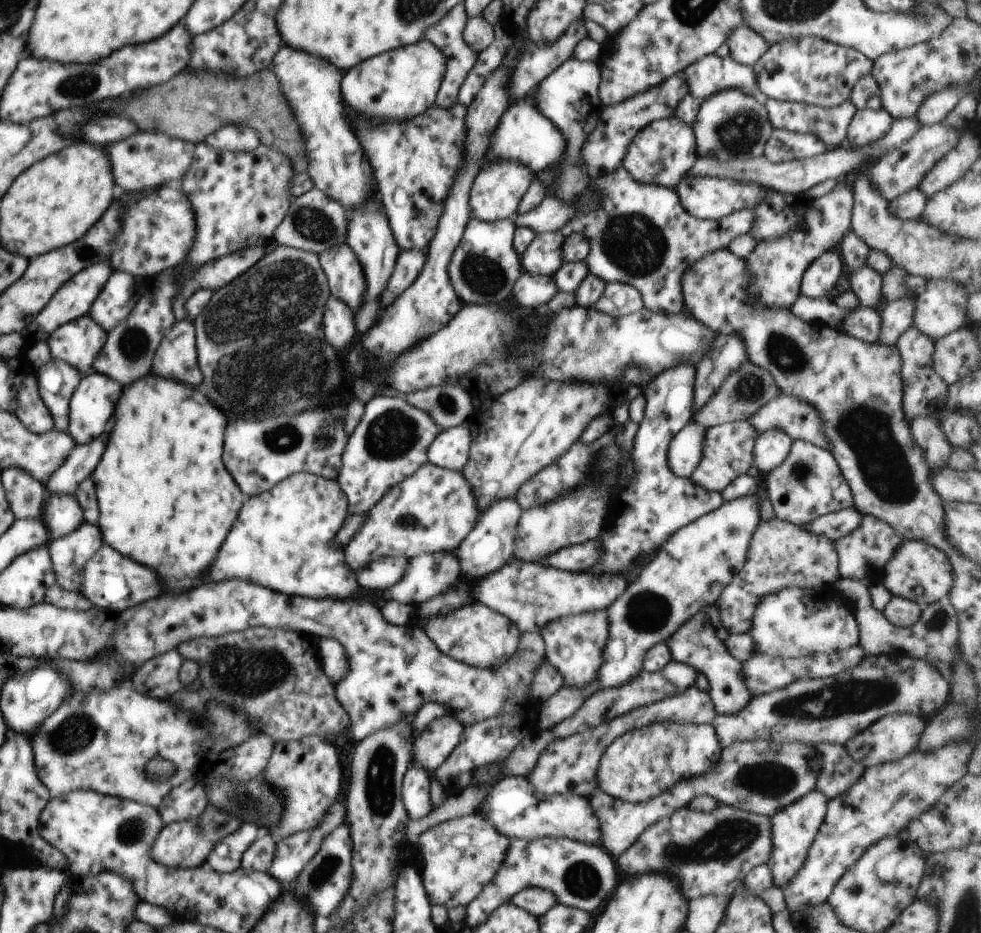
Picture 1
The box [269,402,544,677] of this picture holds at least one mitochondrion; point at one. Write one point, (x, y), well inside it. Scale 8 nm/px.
(391, 435)

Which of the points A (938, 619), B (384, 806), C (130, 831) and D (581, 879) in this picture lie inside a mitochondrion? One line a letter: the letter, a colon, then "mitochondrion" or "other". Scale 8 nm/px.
A: mitochondrion
B: mitochondrion
C: mitochondrion
D: mitochondrion

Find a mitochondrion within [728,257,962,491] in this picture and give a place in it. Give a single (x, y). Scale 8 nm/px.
(785, 350)

